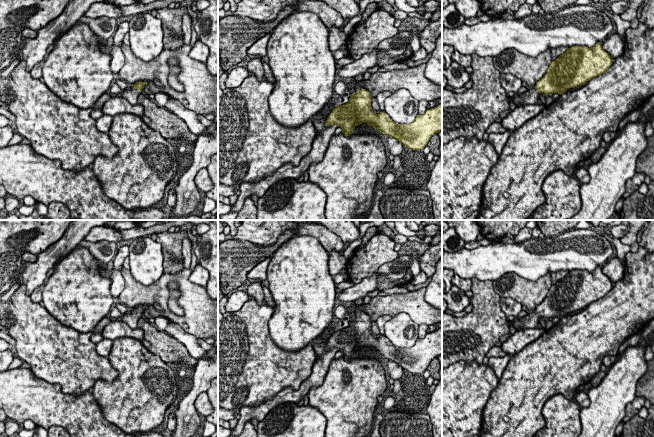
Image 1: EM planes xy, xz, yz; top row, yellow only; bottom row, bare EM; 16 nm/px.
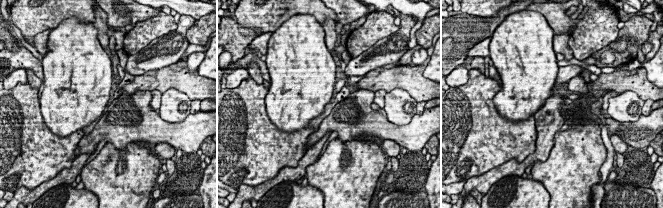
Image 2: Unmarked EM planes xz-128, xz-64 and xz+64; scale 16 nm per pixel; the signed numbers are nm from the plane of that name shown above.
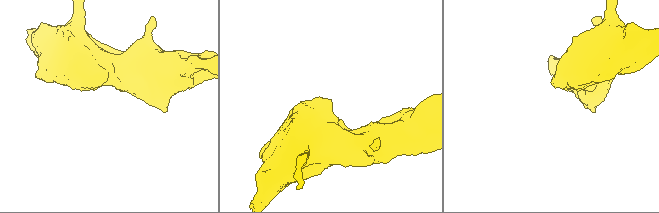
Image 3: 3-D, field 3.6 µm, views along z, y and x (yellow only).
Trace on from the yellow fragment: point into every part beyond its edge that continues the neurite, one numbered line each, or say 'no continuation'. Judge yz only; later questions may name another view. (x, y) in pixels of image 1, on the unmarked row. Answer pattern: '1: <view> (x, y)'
1: yz (531, 320)

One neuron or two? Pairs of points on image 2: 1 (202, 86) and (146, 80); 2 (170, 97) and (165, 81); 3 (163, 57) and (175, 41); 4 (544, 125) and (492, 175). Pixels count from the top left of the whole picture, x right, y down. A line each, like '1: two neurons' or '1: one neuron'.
1: one neuron
2: two neurons
3: one neuron
4: one neuron

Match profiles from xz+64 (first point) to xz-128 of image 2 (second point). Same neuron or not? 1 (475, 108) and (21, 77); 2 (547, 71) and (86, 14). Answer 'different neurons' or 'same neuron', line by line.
1: different neurons
2: different neurons

